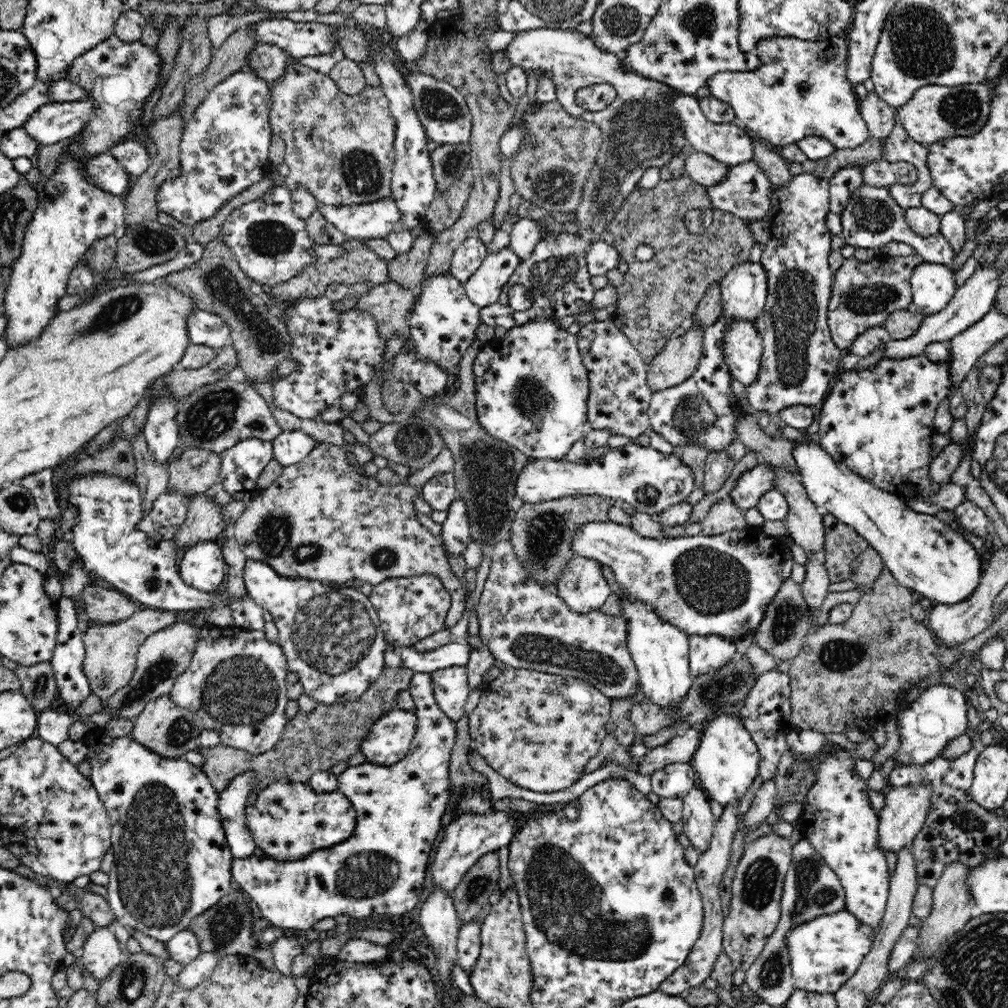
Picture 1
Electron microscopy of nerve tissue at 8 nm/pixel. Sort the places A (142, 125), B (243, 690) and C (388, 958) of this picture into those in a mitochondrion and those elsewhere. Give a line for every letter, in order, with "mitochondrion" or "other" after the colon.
A: other
B: mitochondrion
C: other

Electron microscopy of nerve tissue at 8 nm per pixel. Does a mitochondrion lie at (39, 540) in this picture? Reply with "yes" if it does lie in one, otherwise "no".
no

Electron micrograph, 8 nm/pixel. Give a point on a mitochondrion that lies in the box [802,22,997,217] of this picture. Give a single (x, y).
(961, 109)

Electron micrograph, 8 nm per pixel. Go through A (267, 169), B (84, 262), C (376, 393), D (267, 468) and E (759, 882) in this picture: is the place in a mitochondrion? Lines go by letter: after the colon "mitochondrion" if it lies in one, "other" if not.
A: other
B: other
C: other
D: other
E: mitochondrion

